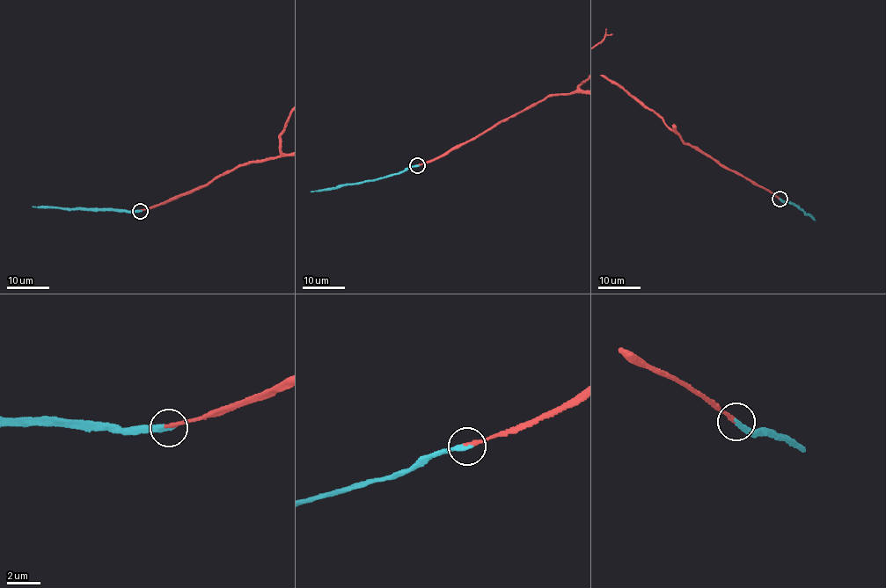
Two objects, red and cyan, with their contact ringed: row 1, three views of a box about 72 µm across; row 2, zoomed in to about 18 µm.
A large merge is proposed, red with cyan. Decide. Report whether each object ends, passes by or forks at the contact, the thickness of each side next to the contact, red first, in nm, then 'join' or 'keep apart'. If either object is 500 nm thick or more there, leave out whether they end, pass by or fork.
red ends there; cyan ends there; 240 nm thick on the red side, 300 nm on the other; join

